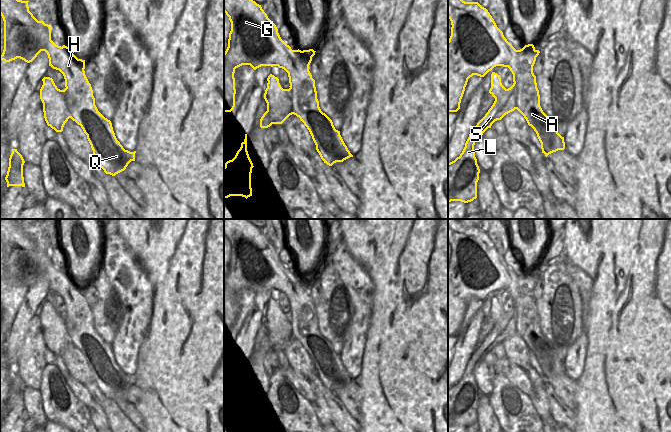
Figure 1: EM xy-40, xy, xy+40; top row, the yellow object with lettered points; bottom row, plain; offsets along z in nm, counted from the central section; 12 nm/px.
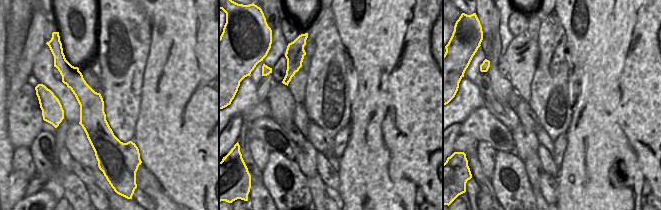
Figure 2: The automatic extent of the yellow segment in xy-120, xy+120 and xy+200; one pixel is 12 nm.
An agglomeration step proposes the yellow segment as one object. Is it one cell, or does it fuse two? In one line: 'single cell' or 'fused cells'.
fused cells

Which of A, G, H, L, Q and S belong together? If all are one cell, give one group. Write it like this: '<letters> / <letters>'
A G H Q / L S

